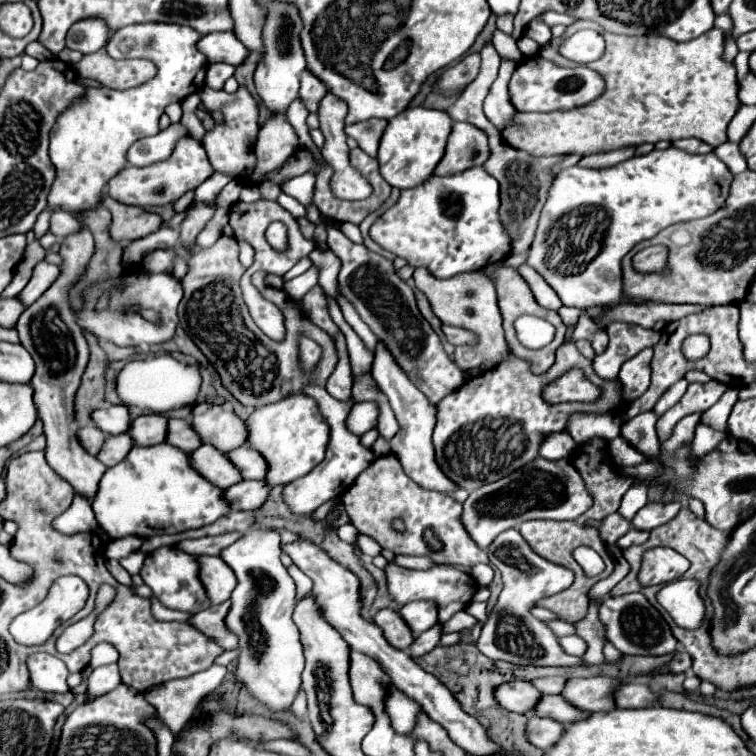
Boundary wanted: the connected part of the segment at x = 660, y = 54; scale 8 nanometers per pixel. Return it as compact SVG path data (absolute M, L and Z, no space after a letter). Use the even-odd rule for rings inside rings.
M711 28L709 32L705 32L703 36L689 40L689 42L673 42L671 38L659 36L659 34L645 34L645 36L623 36L623 34L613 34L613 32L601 32L605 38L605 52L603 56L589 64L589 68L595 68L605 80L607 80L607 92L595 100L595 104L587 104L583 108L575 108L571 112L551 112L551 113L526 113L517 112L513 122L503 131L503 139L507 144L529 152L531 156L565 156L565 154L579 154L579 156L591 156L591 154L599 154L599 152L609 152L609 150L619 150L625 146L639 146L639 144L655 144L659 140L679 140L679 138L699 138L703 142L707 142L709 146L717 148L719 144L723 144L727 140L727 126L731 122L731 118L737 114L737 110L741 108L741 102L737 98L737 76L735 76L735 66L723 60L723 42L725 42L725 34L719 28Z

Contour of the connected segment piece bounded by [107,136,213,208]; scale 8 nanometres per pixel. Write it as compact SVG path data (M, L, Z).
M187 136L187 138L179 140L175 152L167 160L163 160L159 164L145 166L145 168L127 166L123 172L119 172L119 176L115 176L115 180L111 180L111 184L107 188L109 188L109 196L115 198L117 202L151 208L151 206L161 206L161 204L179 200L187 190L197 188L211 174L213 174L213 168L207 160L205 148L197 140Z

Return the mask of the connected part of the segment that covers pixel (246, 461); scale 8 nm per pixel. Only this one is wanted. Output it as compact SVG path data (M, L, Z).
M243 446L243 448L237 448L229 454L235 464L239 464L239 470L243 472L243 478L251 478L251 480L263 480L269 466L265 464L267 460L263 456L259 456L259 452L255 452L253 448L249 446Z

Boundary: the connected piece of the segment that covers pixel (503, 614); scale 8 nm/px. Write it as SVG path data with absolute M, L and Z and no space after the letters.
M507 530L503 534L499 534L491 548L487 548L489 552L489 560L491 564L501 572L503 576L503 590L495 602L495 606L491 608L489 612L489 620L487 624L483 626L481 630L481 636L479 640L475 642L475 646L479 648L479 652L483 652L487 658L491 660L507 660L511 664L533 664L533 666L575 666L575 664L581 664L579 658L575 656L569 656L563 652L563 648L559 646L559 640L557 636L553 634L553 630L545 624L545 622L539 622L533 614L531 614L531 608L537 606L537 600L541 598L547 598L547 596L553 596L557 594L559 590L567 590L573 580L575 580L575 574L565 568L565 566L559 566L559 564L551 564L549 560L545 560L543 556L539 556L537 552L531 550L531 546L523 540L523 536L517 532L517 530Z

